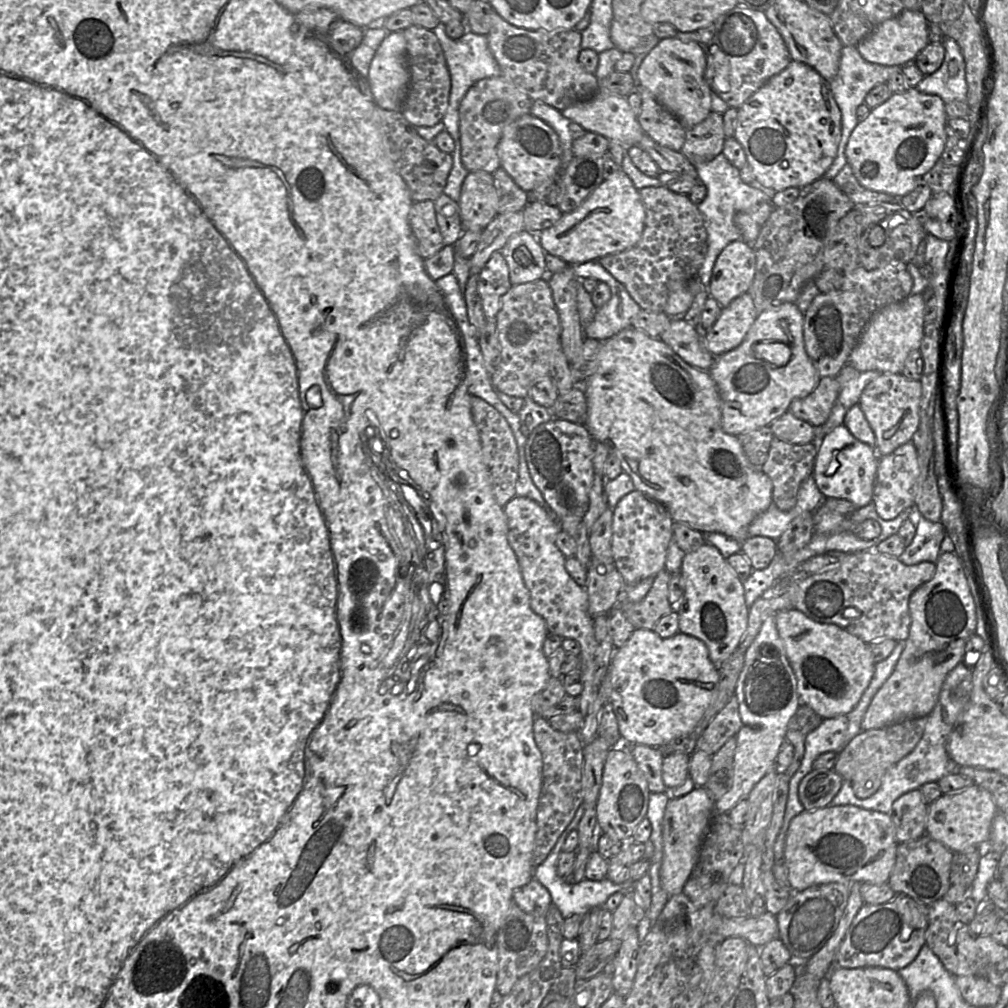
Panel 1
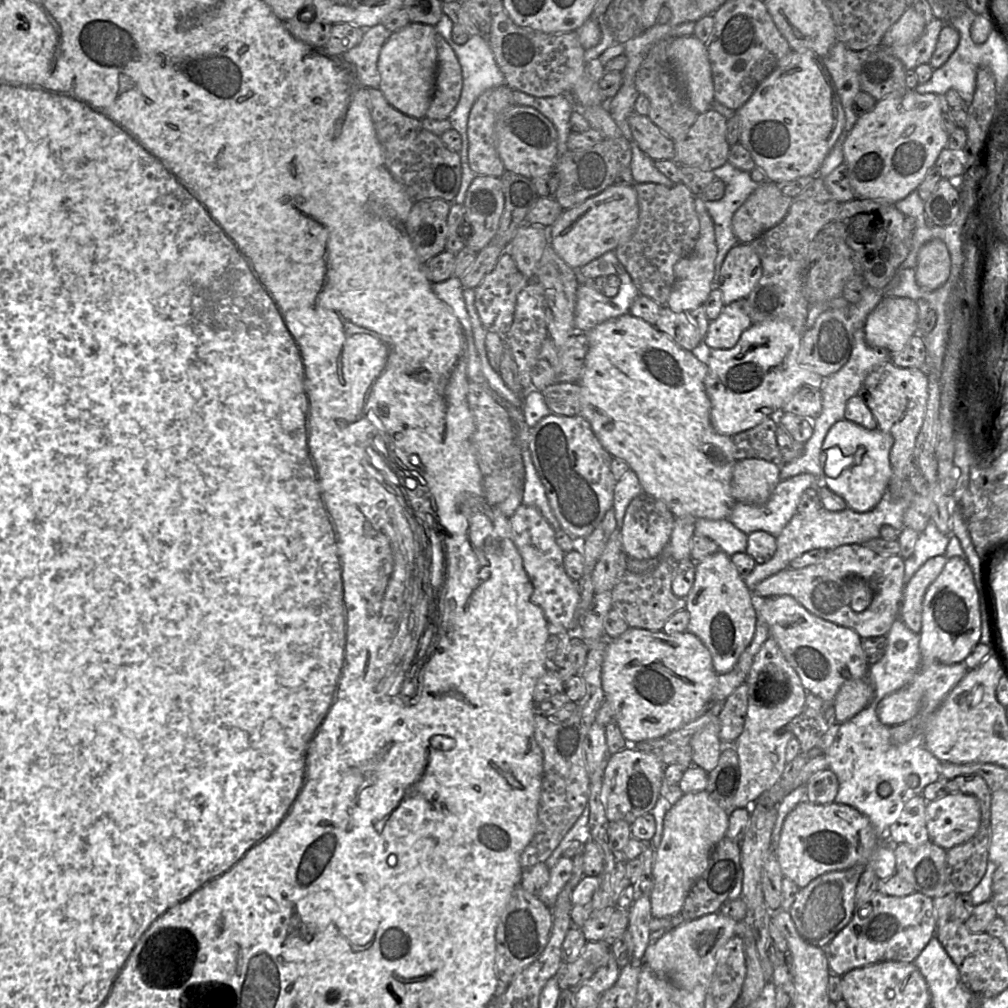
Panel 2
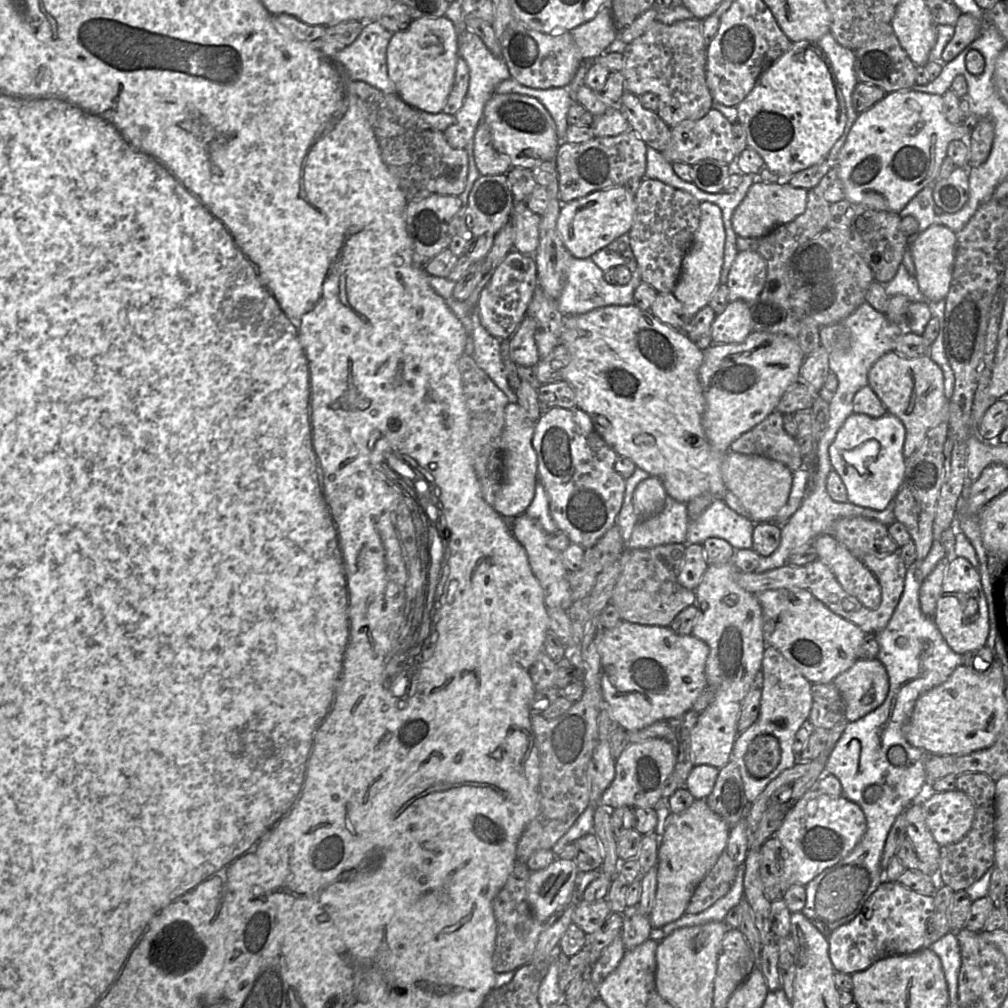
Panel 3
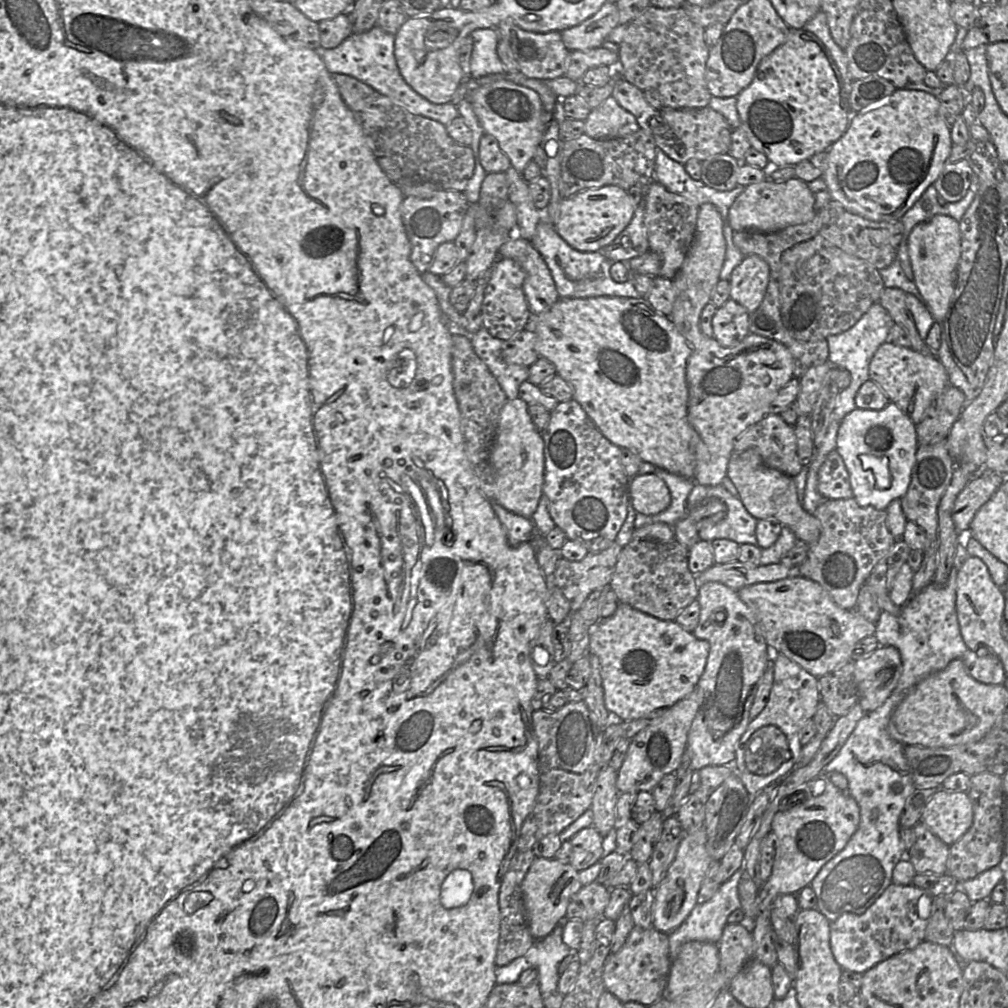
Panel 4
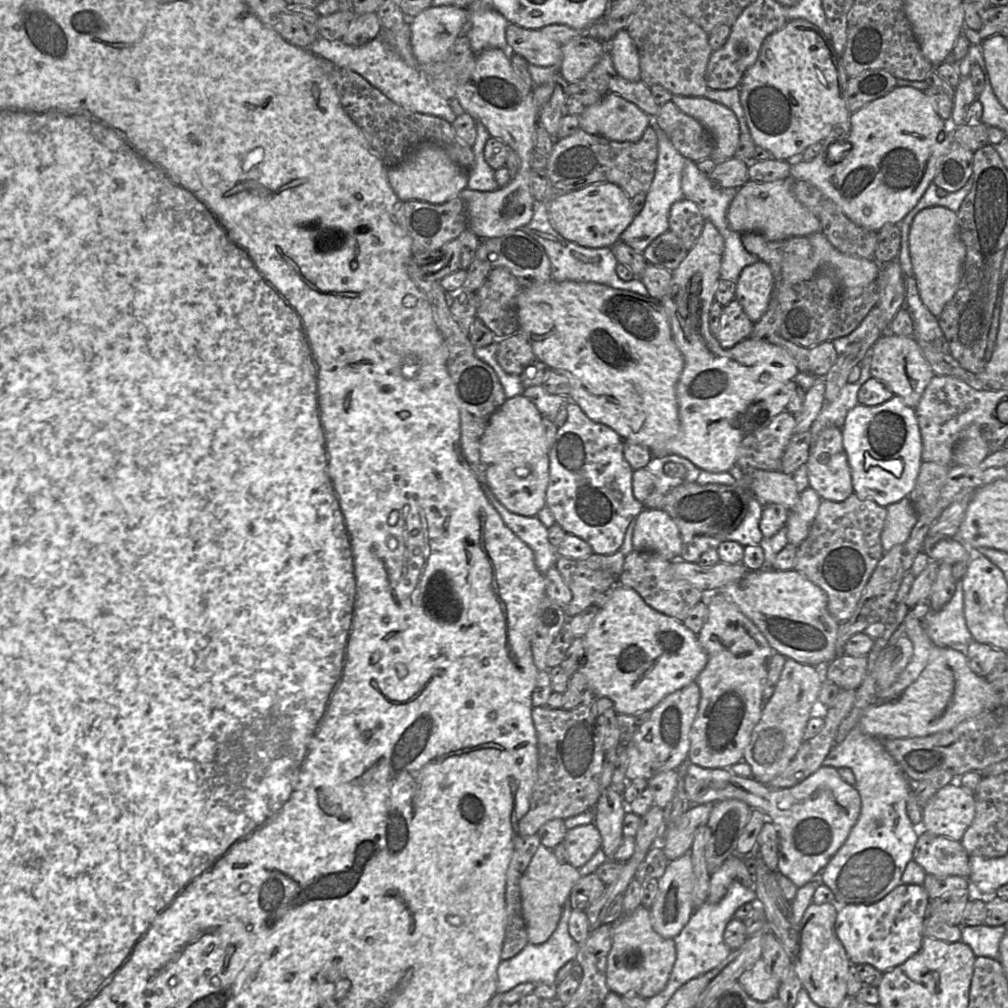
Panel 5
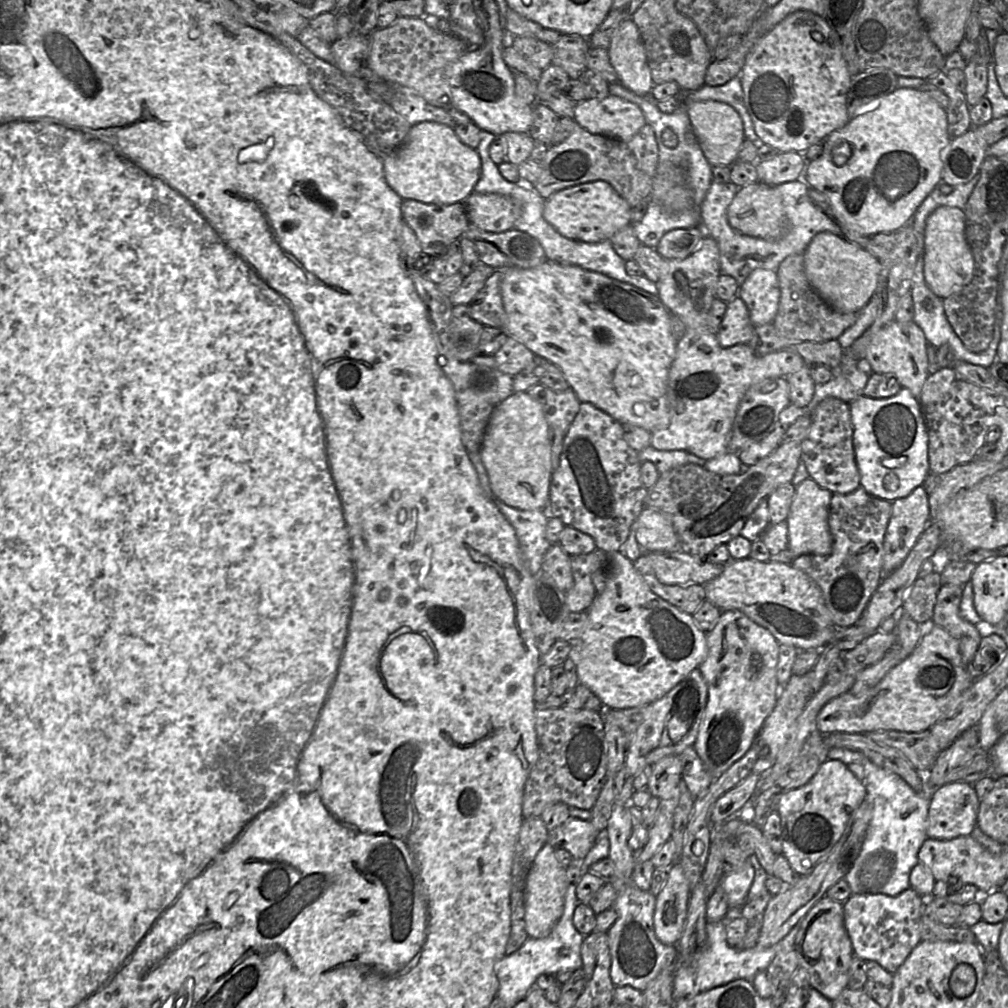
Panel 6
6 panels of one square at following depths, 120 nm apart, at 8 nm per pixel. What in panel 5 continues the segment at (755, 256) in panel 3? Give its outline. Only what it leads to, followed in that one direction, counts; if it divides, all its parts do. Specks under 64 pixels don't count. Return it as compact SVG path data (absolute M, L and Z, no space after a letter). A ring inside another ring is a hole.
M759 260L746 266L735 281L735 298L752 322L766 312L774 291L773 273L765 262Z

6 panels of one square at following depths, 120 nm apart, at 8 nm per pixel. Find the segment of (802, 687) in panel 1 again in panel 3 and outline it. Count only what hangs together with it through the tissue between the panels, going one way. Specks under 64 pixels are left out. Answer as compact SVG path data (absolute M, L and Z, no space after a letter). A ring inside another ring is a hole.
M773 589L754 594L761 608L765 645L776 648L812 684L830 683L857 660L866 633L832 612L804 589Z

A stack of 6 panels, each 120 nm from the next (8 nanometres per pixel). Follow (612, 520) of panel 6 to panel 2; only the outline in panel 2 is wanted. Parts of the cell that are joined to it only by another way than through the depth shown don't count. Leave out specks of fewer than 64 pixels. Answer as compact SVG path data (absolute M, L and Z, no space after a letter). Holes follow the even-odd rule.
M550 413L542 418L530 430L529 450L560 528L581 542L613 507L617 482L610 468L613 457L602 447L590 423L581 415Z

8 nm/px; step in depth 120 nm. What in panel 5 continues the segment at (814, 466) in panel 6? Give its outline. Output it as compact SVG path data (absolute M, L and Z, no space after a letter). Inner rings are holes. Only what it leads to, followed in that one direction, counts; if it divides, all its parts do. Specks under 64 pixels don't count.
M827 426L819 433L811 445L805 465L808 470L809 486L817 492L821 499L842 502L854 493L841 428Z

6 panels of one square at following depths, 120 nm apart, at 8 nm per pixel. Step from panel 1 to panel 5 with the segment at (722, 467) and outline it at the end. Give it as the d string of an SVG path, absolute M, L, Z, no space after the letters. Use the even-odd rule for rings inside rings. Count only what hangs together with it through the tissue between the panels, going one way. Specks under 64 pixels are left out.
M549 280L530 287L522 287L517 300L519 332L529 341L536 359L545 362L552 370L566 376L570 383L571 401L580 406L582 411L594 422L604 424L618 433L623 440L628 440L647 447L651 451L664 448L673 439L680 428L677 384L684 368L684 359L674 341L672 329L664 307L659 300L631 291L612 288L594 282L575 282Z

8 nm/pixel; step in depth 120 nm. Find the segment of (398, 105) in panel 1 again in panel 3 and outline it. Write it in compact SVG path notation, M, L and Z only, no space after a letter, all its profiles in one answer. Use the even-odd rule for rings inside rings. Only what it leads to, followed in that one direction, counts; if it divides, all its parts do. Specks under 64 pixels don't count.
M445 15L439 18L419 18L407 28L392 34L387 47L388 76L396 86L397 95L409 106L428 113L440 113L452 90L459 59L458 32L454 23Z

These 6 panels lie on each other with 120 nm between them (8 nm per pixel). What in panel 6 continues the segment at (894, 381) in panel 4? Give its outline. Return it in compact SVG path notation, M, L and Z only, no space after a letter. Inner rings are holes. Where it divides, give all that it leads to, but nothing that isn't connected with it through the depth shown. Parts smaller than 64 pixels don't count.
M893 320L874 335L865 358L872 372L893 375L902 388L918 398L929 377L928 345L922 329L914 321L900 323Z

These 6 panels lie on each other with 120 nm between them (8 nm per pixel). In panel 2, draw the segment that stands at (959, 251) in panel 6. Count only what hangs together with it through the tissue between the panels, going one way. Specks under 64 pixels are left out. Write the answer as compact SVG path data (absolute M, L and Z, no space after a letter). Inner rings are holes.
M940 239L924 244L917 256L917 284L925 291L936 290L946 283L950 273L951 258L946 244Z

